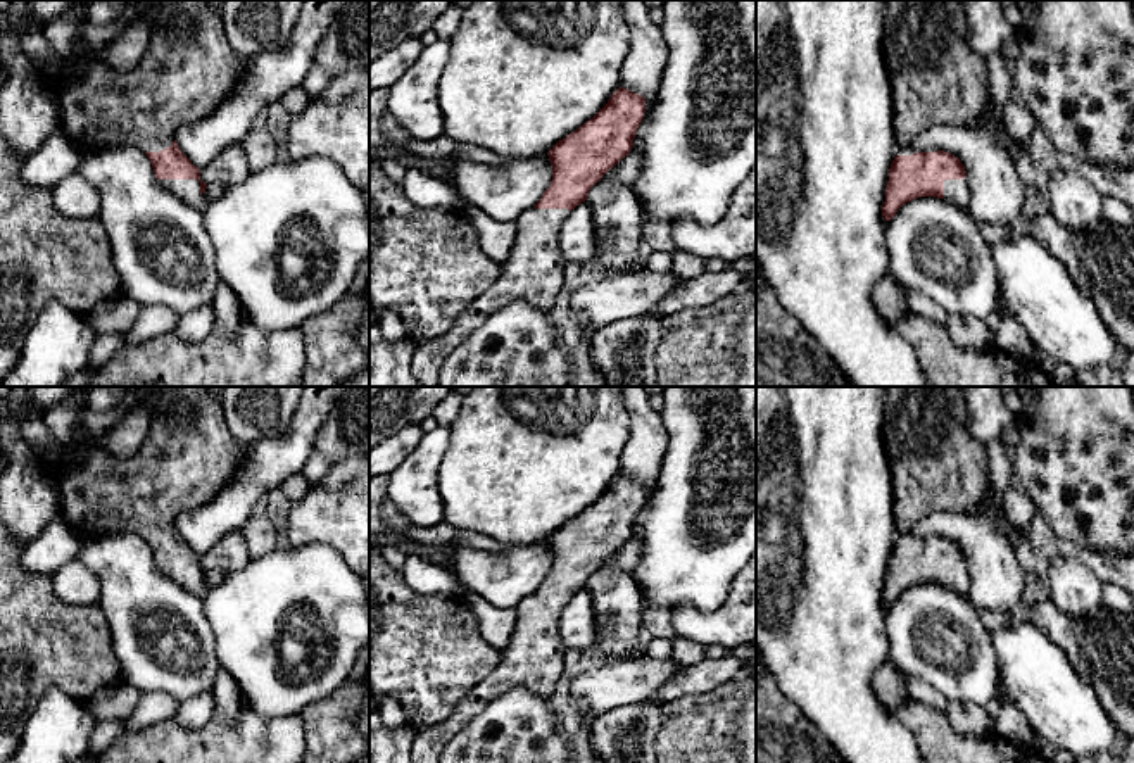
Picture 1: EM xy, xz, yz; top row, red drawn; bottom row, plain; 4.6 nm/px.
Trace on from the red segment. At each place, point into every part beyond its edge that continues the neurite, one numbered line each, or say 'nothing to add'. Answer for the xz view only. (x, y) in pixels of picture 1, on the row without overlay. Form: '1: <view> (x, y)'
1: xz (532, 660)

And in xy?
1: xy (187, 577)

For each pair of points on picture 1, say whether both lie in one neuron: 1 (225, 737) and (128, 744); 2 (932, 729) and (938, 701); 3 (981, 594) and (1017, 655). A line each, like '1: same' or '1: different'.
1: same
2: different
3: different

